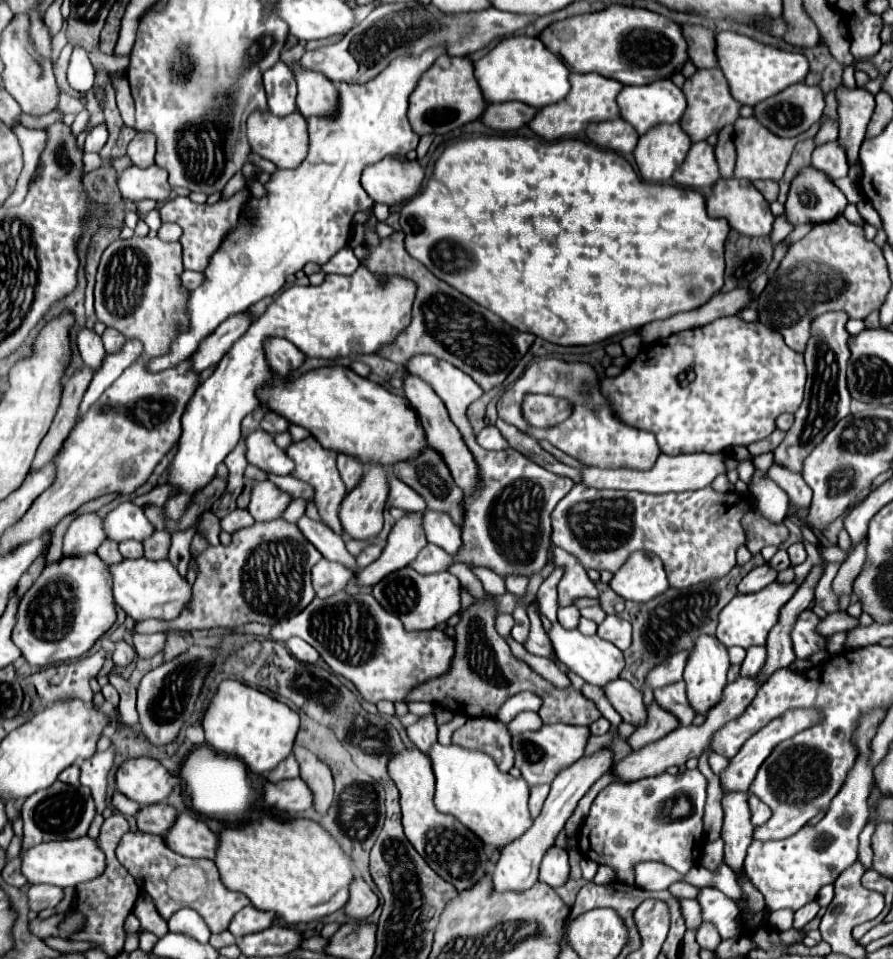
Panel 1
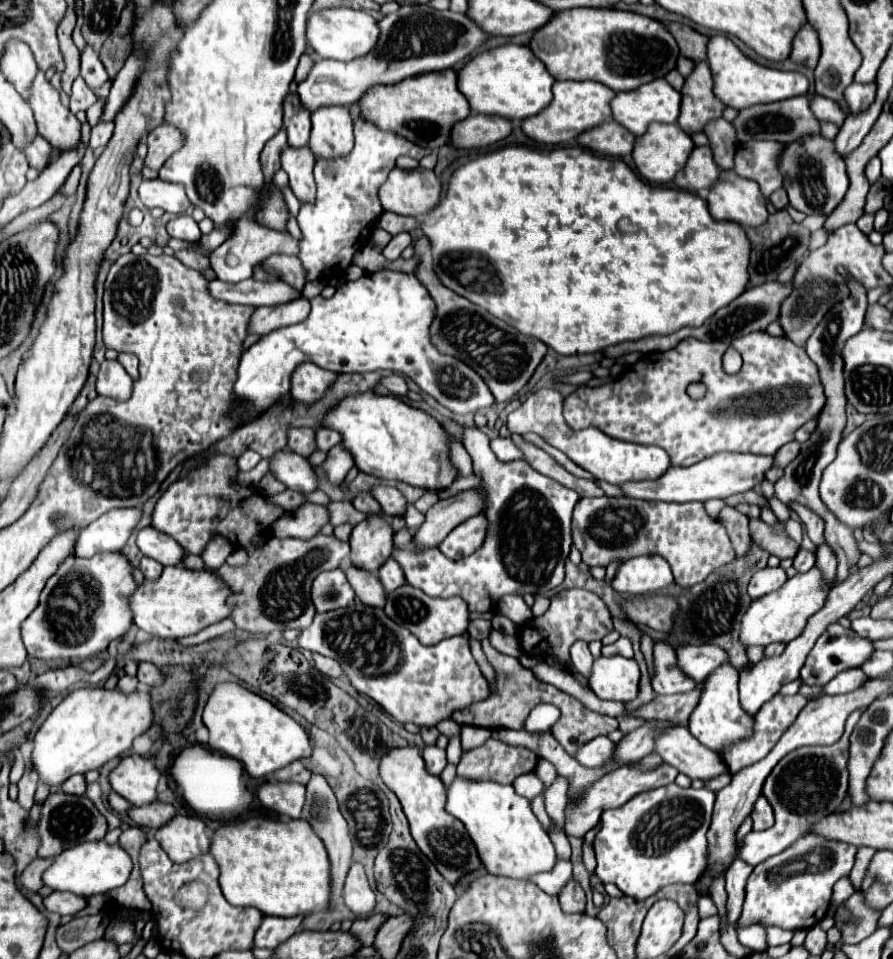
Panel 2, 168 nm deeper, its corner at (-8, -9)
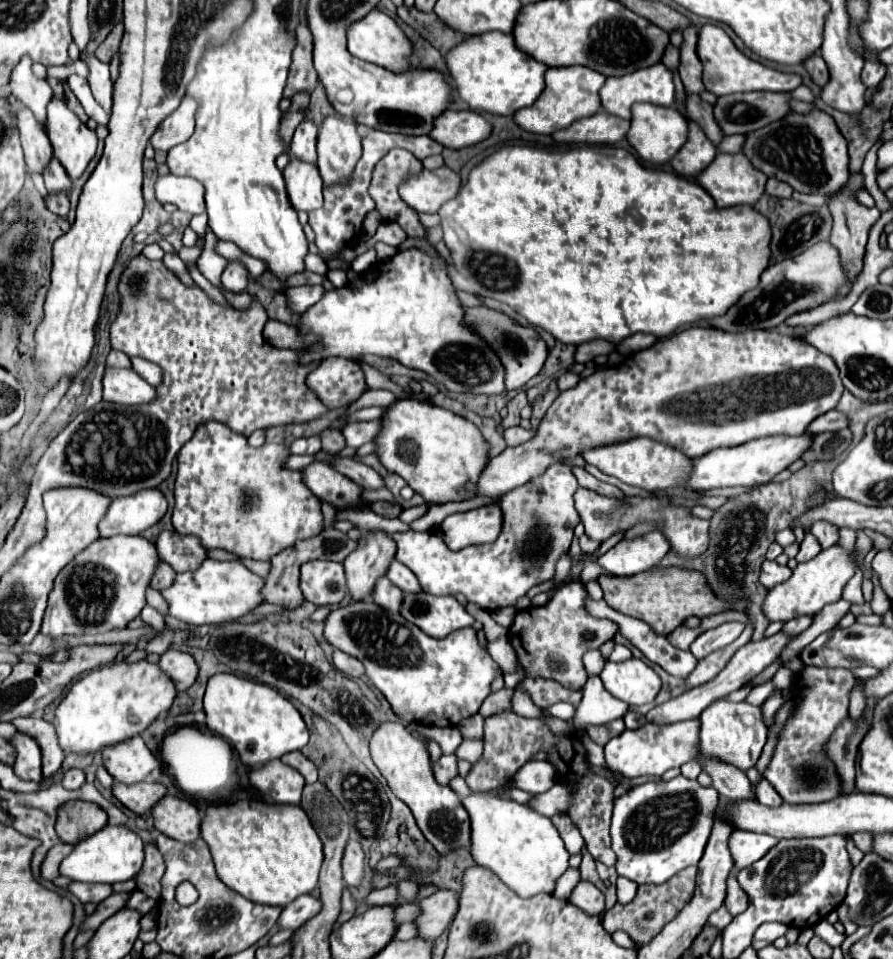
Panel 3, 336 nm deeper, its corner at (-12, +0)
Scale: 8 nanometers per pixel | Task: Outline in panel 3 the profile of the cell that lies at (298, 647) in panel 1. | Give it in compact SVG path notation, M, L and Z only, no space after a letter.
M335 651L333 653L333 665L345 673L345 675L351 675L351 677L365 677L365 667L359 659L355 657L349 657L347 653L343 651Z

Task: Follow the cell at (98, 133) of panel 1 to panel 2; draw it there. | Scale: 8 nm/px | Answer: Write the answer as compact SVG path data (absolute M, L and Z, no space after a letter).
M97 124L91 130L91 140L89 140L89 148L95 150L99 146L105 146L113 136L113 124Z

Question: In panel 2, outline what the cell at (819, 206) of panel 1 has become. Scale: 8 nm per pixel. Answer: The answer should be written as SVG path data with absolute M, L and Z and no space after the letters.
M823 136L805 138L805 142L793 142L793 146L785 146L781 174L783 188L789 194L789 204L803 214L831 214L849 190L845 162L837 158L833 142L825 140Z

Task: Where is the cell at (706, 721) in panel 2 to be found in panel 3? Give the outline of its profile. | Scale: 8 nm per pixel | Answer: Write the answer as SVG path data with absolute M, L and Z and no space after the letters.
M715 701L701 713L701 759L713 759L721 763L735 765L741 771L755 767L761 749L767 741L767 727L761 719L761 707L753 707L747 703L729 703Z

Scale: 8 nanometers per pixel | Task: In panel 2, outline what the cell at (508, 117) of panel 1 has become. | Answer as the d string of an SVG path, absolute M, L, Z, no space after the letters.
M471 114L465 122L457 124L453 130L453 146L459 148L479 148L489 146L507 138L513 132L513 124L501 116L483 116Z

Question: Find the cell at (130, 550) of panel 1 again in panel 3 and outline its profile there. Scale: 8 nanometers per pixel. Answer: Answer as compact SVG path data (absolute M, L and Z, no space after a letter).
M159 563L159 567L157 567L157 571L155 571L155 575L153 575L153 581L151 581L151 587L153 589L157 589L157 591L163 591L163 589L167 589L167 587L171 587L173 585L173 581L175 581L175 571L167 565L167 563Z

